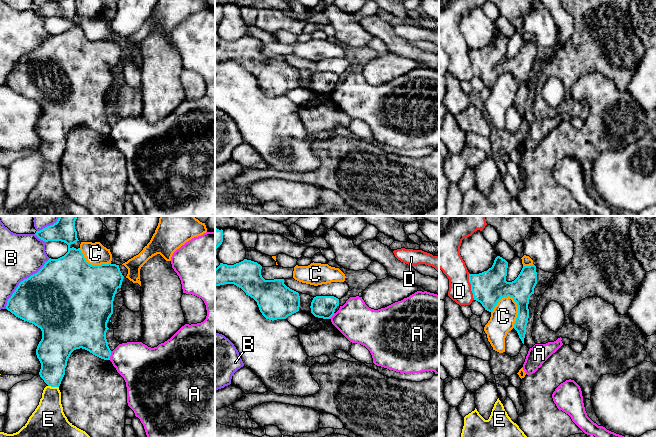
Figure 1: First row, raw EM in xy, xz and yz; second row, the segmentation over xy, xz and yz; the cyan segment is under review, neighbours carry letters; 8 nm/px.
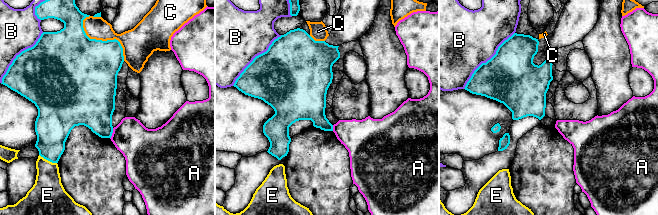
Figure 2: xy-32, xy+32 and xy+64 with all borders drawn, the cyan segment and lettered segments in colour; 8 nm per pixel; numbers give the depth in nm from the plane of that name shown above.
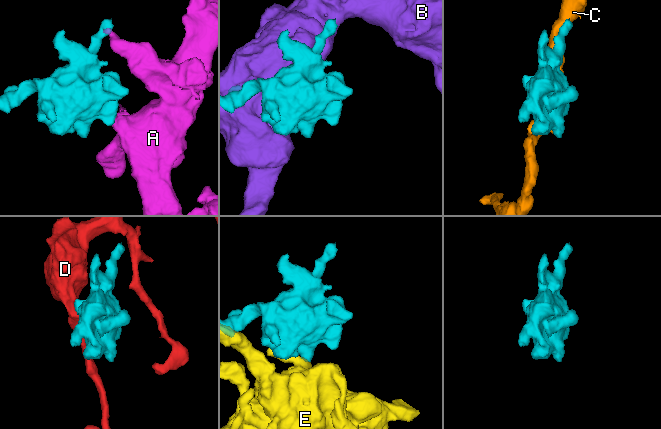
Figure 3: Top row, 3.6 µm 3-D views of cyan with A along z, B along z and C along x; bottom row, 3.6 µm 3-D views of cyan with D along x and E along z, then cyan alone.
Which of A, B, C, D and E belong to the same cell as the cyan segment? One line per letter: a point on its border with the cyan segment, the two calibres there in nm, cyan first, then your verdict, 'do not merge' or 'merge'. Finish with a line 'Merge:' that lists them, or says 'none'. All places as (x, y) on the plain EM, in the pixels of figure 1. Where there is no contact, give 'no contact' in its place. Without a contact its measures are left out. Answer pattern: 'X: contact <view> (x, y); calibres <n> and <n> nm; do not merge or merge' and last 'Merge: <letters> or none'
A: contact xy (110, 131); calibres 280 and 320 nm; do not merge
B: contact xy (23, 56); calibres 460 and 360 nm; do not merge
C: contact yz (518, 83); calibres 200 and 200 nm; do not merge
D: contact yz (471, 62); calibres 260 and 190 nm; do not merge
E: contact xy (53, 162); calibres 240 and 240 nm; do not merge
Merge: none

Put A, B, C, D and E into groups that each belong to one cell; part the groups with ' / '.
A / B / C / D / E

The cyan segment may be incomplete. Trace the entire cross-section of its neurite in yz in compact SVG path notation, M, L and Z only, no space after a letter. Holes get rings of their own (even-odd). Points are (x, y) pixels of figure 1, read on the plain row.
M497 32L491 44L479 50L469 50L469 58L474 76L480 78L485 86L492 88L498 77L512 73L518 82L514 105L524 120L526 102L529 94L529 75L537 60L536 42L523 42L518 53L507 58L508 38Z

